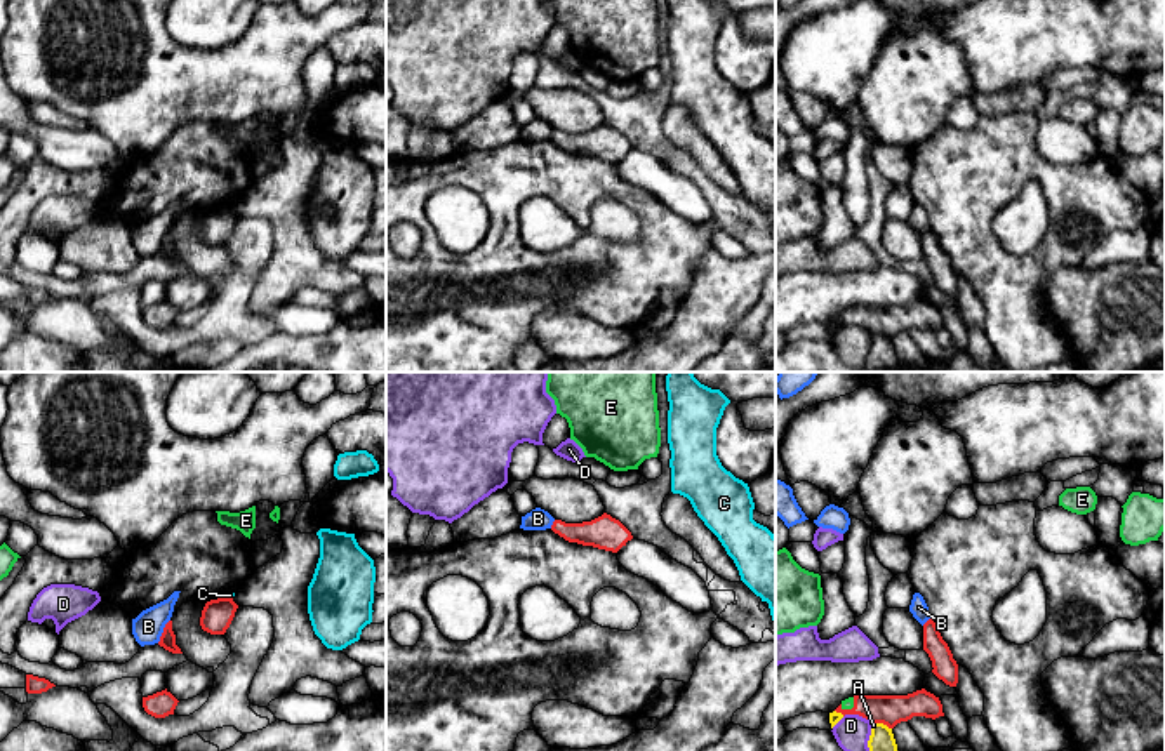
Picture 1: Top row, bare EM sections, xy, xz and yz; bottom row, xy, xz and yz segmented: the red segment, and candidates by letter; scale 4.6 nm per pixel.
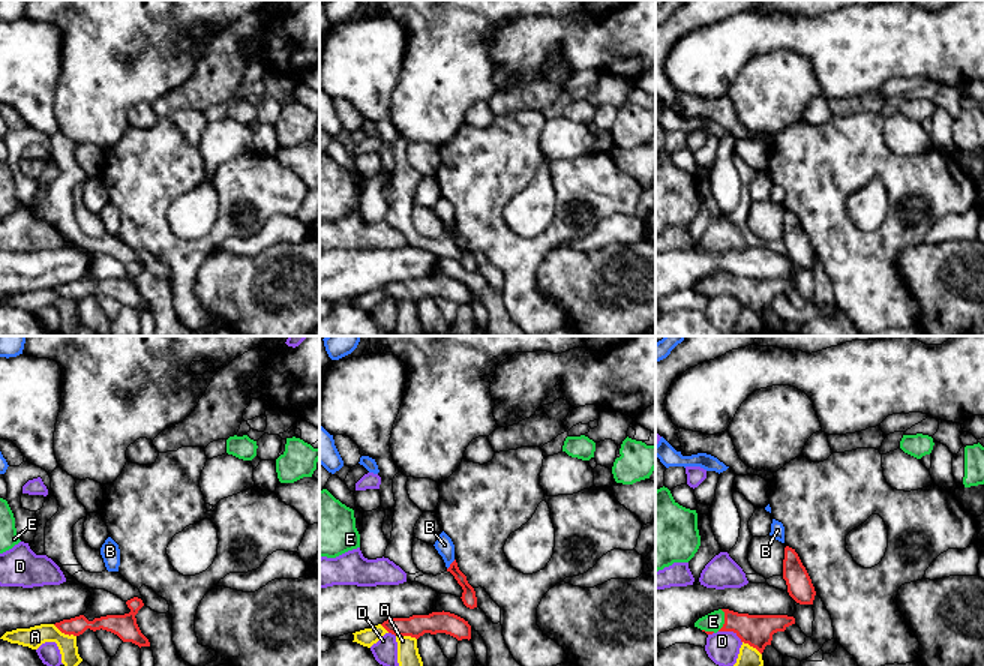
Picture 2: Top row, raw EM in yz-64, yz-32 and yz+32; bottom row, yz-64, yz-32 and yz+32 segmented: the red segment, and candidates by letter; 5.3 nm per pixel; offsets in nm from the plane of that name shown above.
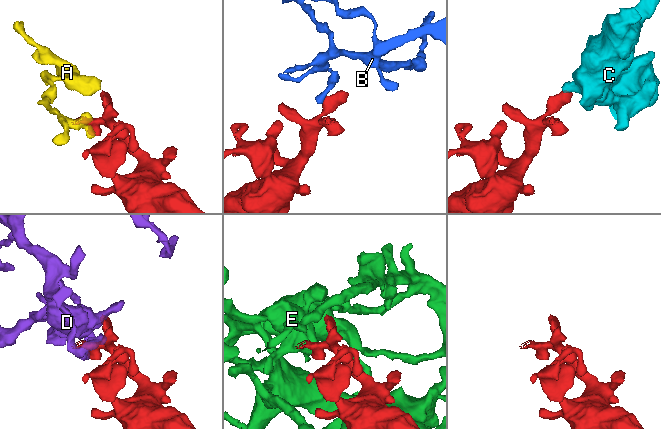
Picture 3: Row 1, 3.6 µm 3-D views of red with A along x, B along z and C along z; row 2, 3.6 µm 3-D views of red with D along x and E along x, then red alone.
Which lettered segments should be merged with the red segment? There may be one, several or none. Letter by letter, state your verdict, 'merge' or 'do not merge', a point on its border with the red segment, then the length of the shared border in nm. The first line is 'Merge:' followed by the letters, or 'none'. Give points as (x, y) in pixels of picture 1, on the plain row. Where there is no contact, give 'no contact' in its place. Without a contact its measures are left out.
Merge: E
A: do not merge; meets red in yz at (882, 332); contact 100 nm long
B: do not merge; meets red in xy at (164, 242); contact 130 nm long
C: do not merge; meets red in xy at (228, 209); contact 40 nm long
D: do not merge; meets red in yz at (858, 324); contact 140 nm long
E: merge; meets red in yz at (852, 319); contact 90 nm long

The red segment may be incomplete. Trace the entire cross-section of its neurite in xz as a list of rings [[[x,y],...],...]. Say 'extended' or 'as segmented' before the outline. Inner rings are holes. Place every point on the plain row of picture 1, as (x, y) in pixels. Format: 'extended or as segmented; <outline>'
as segmented; [[[607,123],[582,134],[565,134],[562,130],[555,130],[551,141],[569,153],[593,156],[612,163],[617,163],[628,151],[633,150],[631,143]]]

